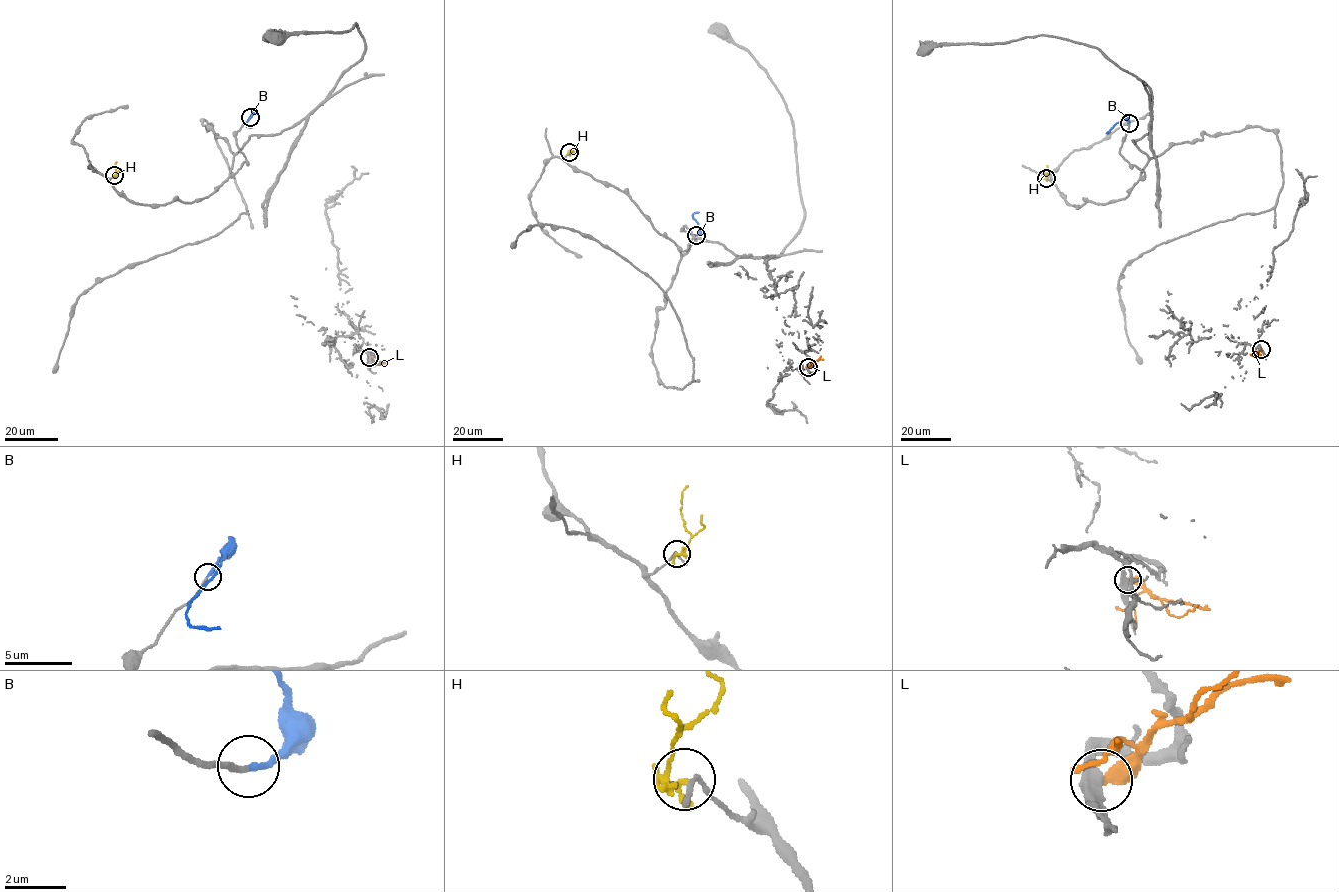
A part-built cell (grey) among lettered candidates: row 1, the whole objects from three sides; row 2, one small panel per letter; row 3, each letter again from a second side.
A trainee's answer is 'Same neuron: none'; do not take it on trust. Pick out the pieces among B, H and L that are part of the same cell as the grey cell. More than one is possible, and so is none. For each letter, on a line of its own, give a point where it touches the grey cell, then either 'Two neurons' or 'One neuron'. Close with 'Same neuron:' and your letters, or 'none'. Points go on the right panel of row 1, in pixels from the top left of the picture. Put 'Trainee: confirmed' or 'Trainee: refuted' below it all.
B: Touches grey at (1129, 123). One neuron
H: Touches grey at (1046, 178). Two neurons
L: Touches grey at (1261, 349). Two neurons
Same neuron: B
Trainee: refuted

